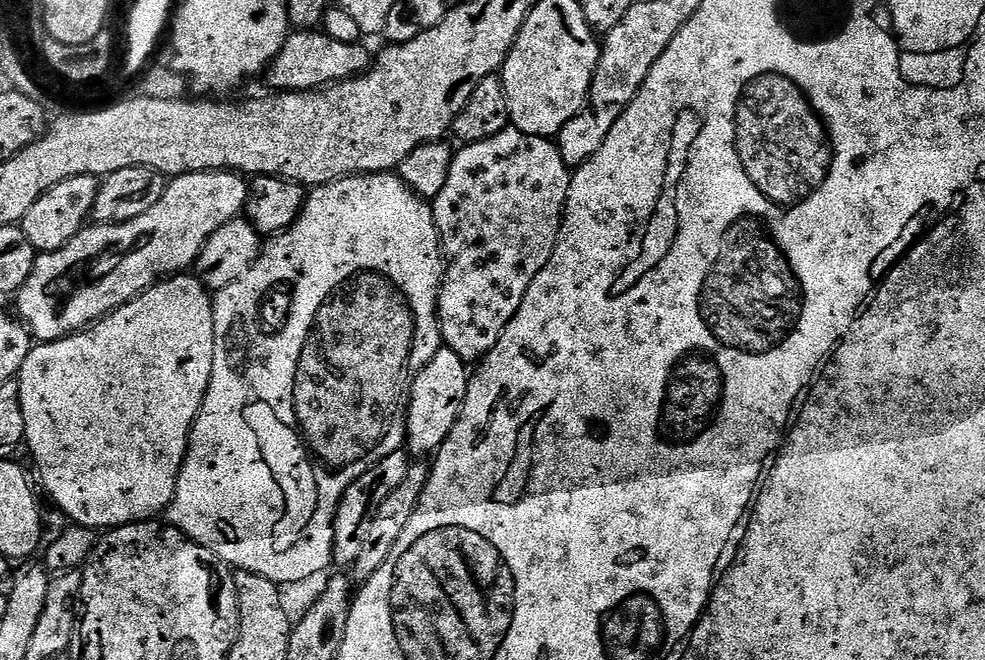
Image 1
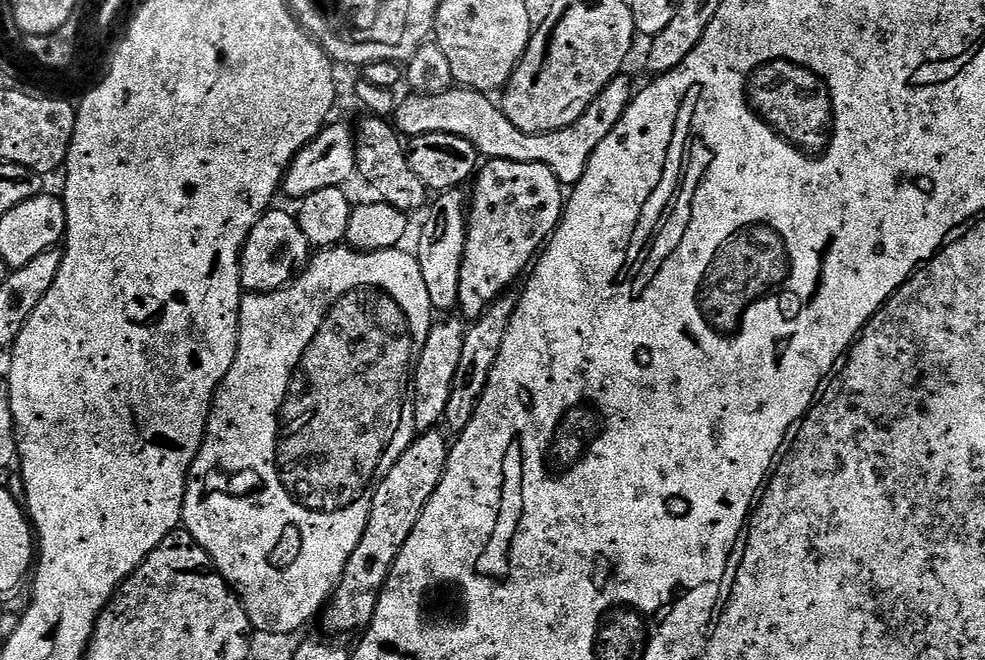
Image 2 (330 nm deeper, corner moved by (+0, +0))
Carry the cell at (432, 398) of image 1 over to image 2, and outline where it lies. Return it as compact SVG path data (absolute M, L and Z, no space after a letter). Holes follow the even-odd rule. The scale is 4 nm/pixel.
M459 191L445 192L439 197L436 205L433 203L432 217L424 224L424 233L420 236L420 252L418 259L422 270L422 279L426 281L426 290L430 290L430 302L433 309L440 314L448 314L451 308L455 309L460 302L460 275L462 264L466 254L466 242L468 241L468 212L466 211L466 200L460 197Z

